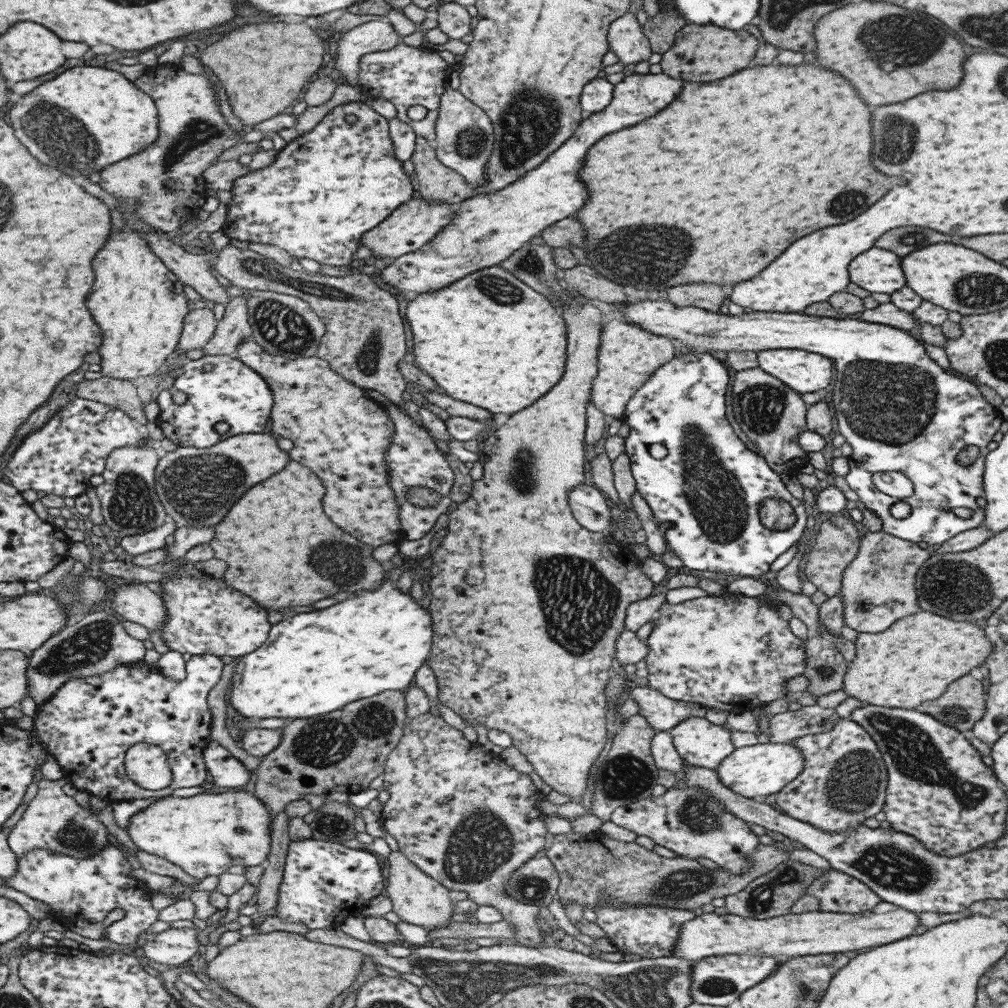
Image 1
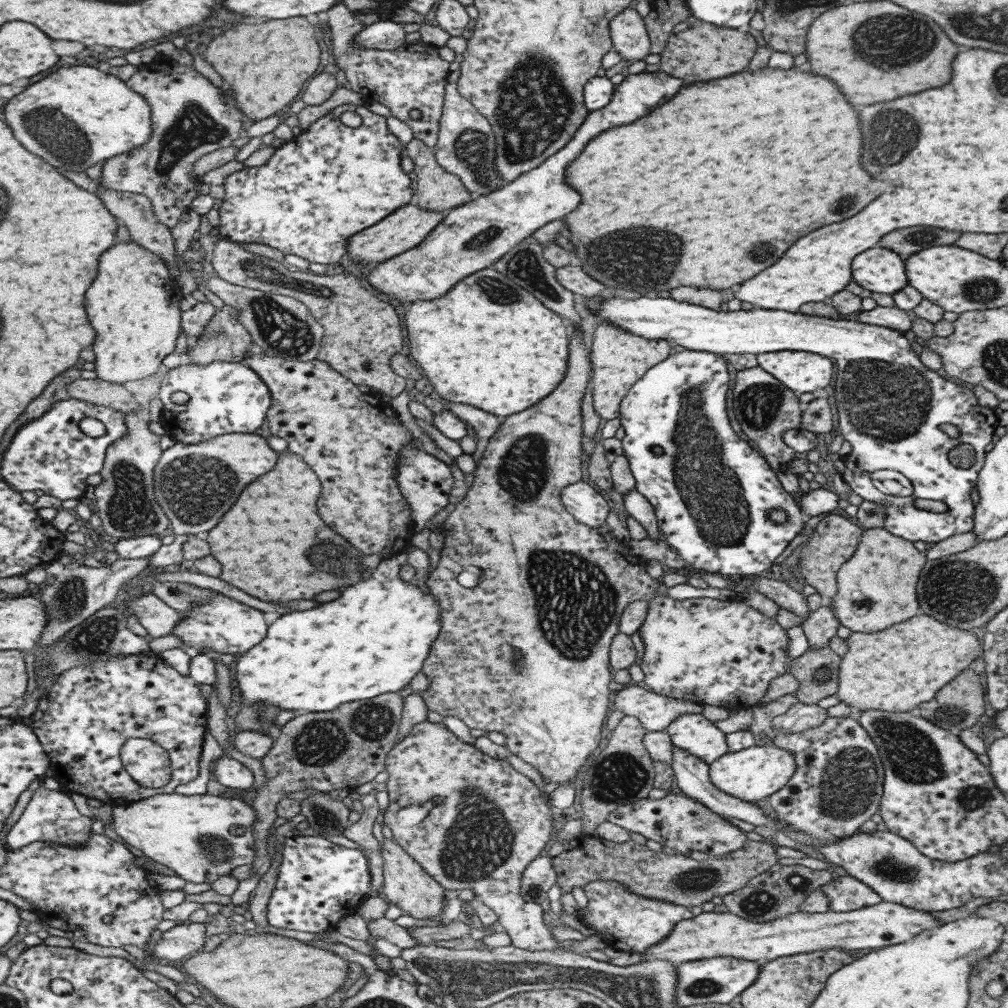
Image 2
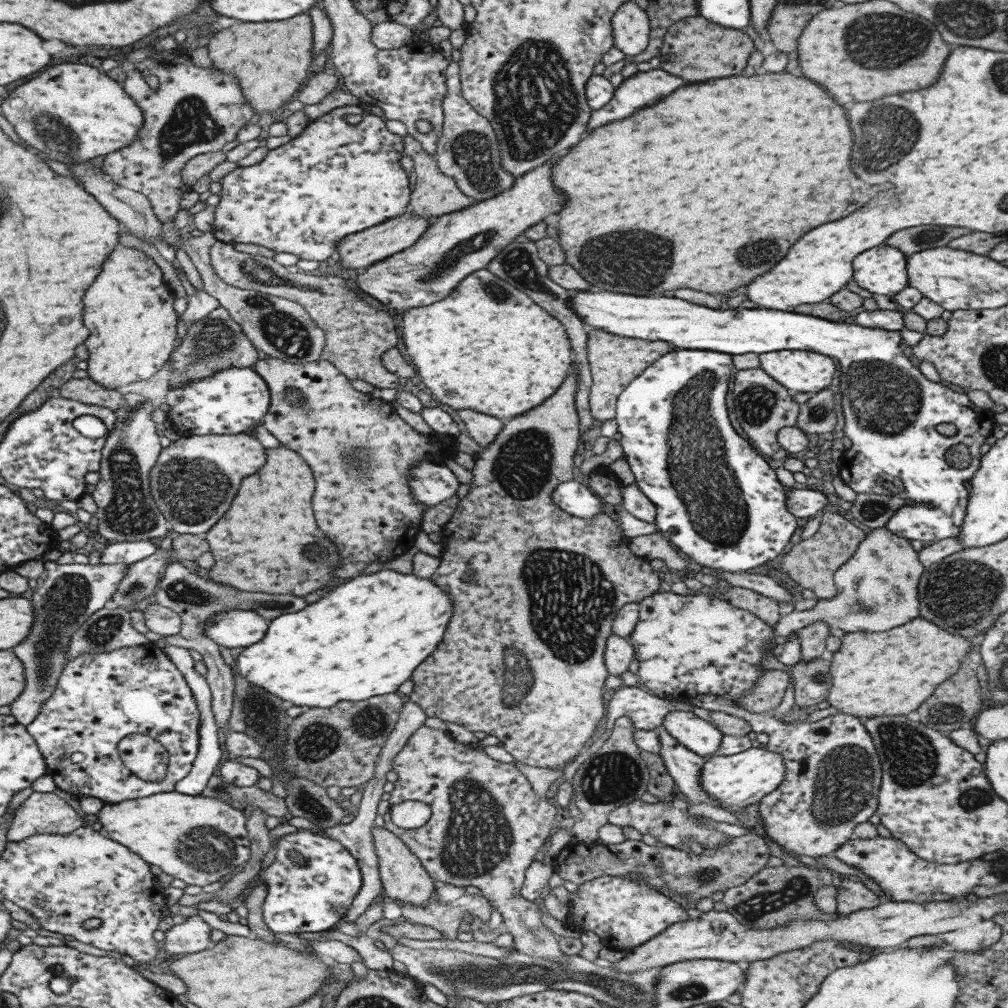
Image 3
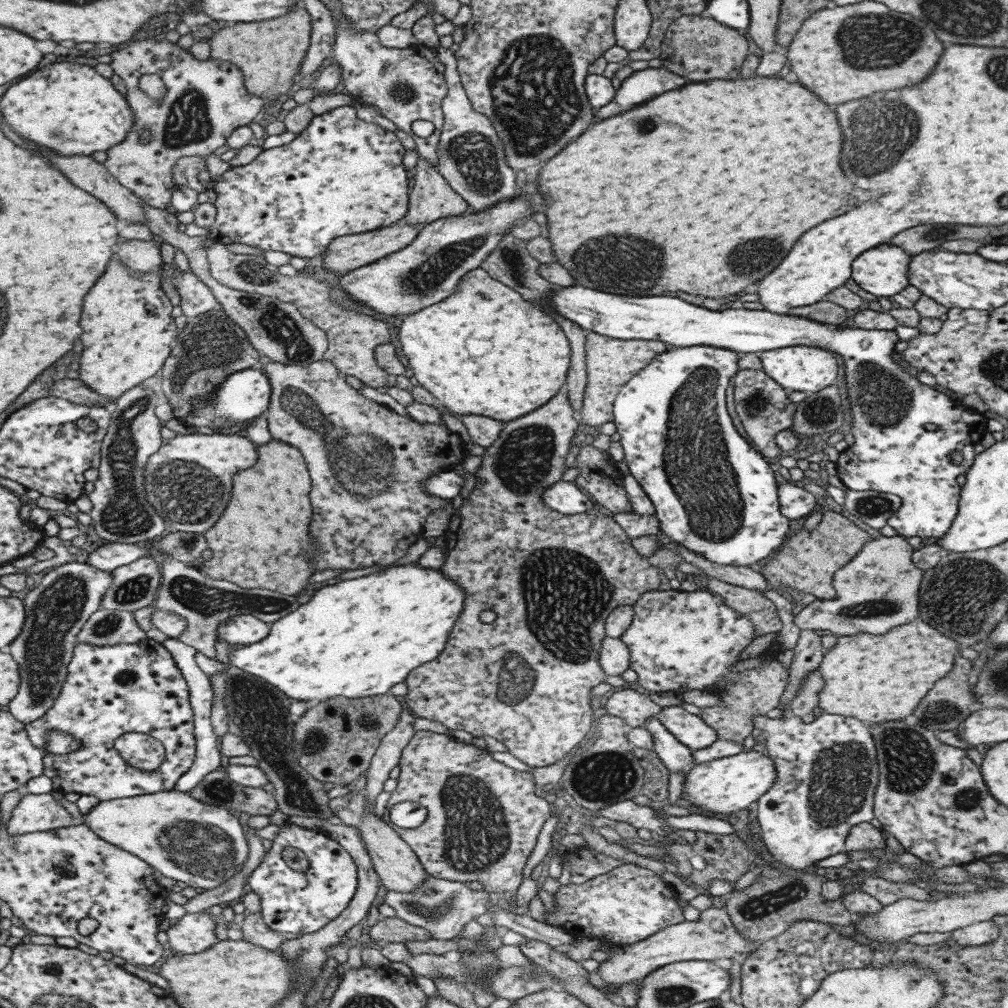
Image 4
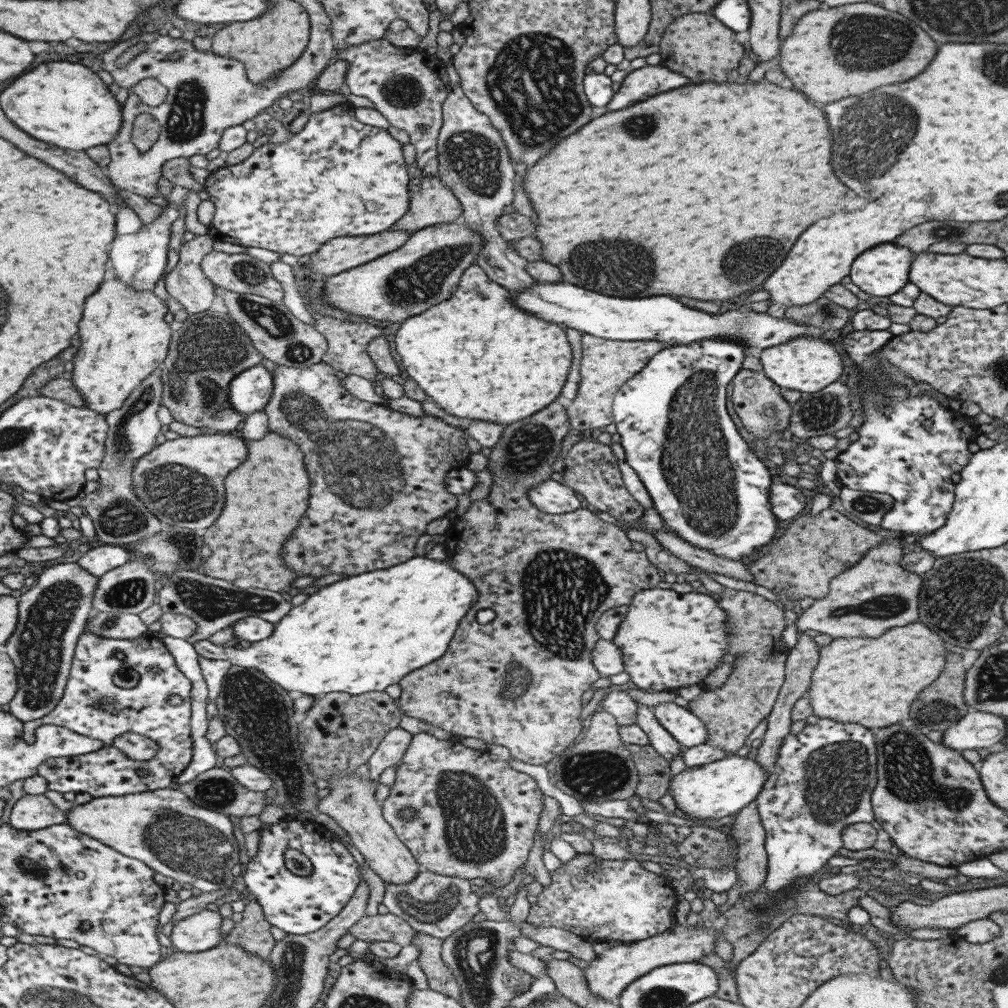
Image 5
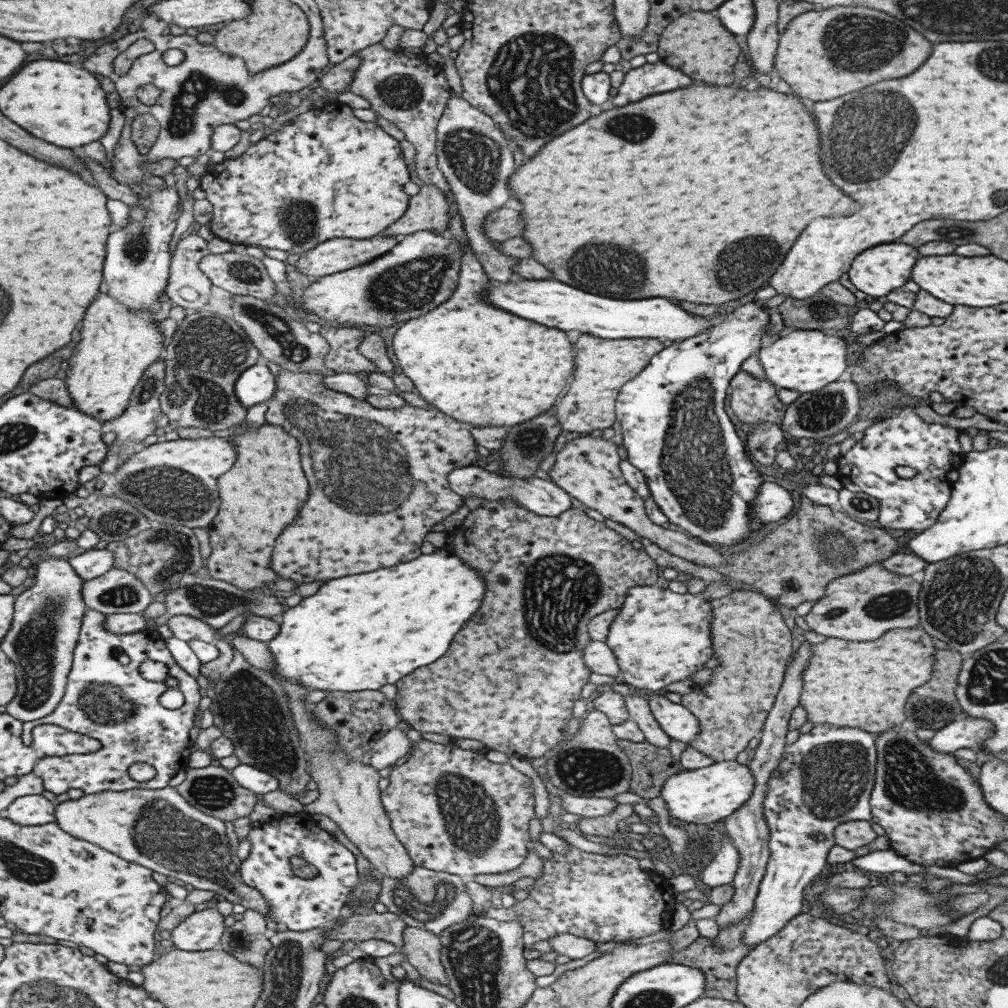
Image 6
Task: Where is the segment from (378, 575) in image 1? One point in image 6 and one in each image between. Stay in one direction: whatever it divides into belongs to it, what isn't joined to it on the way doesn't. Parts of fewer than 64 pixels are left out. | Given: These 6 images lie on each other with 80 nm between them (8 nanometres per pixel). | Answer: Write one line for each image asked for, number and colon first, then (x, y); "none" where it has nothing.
2: (263, 542)
3: (259, 544)
4: (257, 541)
5: (266, 494)
6: (264, 489)

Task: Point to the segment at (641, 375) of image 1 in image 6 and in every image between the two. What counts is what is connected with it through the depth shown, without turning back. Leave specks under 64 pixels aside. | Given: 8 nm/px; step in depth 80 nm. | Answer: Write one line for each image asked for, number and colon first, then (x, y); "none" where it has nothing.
2: (618, 358)
3: (613, 360)
4: (609, 365)
5: (605, 364)
6: (601, 366)

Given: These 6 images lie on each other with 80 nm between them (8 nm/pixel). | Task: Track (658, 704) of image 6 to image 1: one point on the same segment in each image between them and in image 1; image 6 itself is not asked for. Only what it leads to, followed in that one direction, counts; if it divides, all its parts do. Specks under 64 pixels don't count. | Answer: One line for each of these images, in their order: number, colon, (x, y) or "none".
1: (699, 743)
2: (693, 733)
3: (697, 735)
4: (688, 729)
5: (689, 731)

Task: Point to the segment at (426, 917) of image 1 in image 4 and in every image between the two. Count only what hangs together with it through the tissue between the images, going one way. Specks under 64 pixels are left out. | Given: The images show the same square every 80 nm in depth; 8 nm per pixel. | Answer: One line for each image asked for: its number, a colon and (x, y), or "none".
2: (406, 885)
3: (403, 879)
4: (398, 869)

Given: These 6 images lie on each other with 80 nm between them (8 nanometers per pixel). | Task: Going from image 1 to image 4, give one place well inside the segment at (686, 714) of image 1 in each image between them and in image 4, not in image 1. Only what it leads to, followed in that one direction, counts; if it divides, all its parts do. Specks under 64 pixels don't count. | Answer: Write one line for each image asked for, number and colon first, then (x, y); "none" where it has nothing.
2: (654, 711)
3: (645, 711)
4: (630, 704)

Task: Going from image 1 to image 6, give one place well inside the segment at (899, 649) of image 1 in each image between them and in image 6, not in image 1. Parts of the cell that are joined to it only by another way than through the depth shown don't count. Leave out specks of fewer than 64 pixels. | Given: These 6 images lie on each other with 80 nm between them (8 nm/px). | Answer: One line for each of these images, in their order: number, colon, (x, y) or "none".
2: (895, 670)
3: (891, 673)
4: (873, 679)
5: (869, 681)
6: (864, 685)

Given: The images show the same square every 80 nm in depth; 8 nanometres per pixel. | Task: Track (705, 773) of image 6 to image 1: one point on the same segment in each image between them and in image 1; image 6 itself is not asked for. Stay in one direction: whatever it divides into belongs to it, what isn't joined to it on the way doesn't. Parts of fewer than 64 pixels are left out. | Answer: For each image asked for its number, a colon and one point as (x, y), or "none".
1: (761, 769)
2: (750, 774)
3: (740, 779)
4: (724, 785)
5: (720, 788)

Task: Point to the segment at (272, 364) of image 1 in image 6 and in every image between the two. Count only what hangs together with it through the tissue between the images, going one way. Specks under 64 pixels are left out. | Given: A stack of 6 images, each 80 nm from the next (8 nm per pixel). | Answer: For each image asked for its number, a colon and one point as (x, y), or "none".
2: (350, 440)
3: (359, 451)
4: (366, 463)
5: (376, 476)
6: (377, 482)

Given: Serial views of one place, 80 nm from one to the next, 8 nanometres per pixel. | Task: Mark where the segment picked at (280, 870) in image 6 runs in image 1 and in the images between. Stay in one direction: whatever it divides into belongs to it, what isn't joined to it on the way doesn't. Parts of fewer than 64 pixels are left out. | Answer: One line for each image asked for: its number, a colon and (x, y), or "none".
1: (323, 883)
2: (318, 883)
3: (310, 884)
4: (304, 880)
5: (301, 876)

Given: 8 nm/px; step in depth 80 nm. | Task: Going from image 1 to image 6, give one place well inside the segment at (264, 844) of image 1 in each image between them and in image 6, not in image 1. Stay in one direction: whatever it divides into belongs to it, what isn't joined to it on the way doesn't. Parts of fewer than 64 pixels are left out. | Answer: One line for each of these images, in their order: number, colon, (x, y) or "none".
2: (201, 837)
3: (199, 840)
4: (201, 845)
5: (163, 828)
6: (156, 828)

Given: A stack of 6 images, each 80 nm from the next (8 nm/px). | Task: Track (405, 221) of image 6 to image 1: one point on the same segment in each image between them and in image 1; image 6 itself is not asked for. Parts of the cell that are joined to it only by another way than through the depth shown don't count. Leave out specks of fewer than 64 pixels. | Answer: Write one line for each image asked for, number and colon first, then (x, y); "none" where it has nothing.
1: (433, 182)
2: (435, 190)
3: (434, 194)
4: (431, 198)
5: (434, 203)

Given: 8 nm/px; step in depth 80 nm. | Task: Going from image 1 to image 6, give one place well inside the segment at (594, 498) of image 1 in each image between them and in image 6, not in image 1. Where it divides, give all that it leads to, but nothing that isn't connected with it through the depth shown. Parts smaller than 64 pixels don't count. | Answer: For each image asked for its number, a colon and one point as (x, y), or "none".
2: (586, 506)
3: (573, 498)
4: (563, 497)
5: (550, 497)
6: (541, 497)

